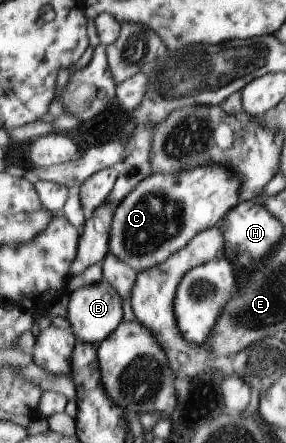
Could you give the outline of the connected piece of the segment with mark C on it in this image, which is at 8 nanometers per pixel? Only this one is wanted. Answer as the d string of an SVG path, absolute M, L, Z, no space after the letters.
M203 165L169 175L152 173L114 208L108 254L127 264L136 274L144 272L182 250L197 234L218 227L227 212L239 203L239 198L240 181L226 167Z

